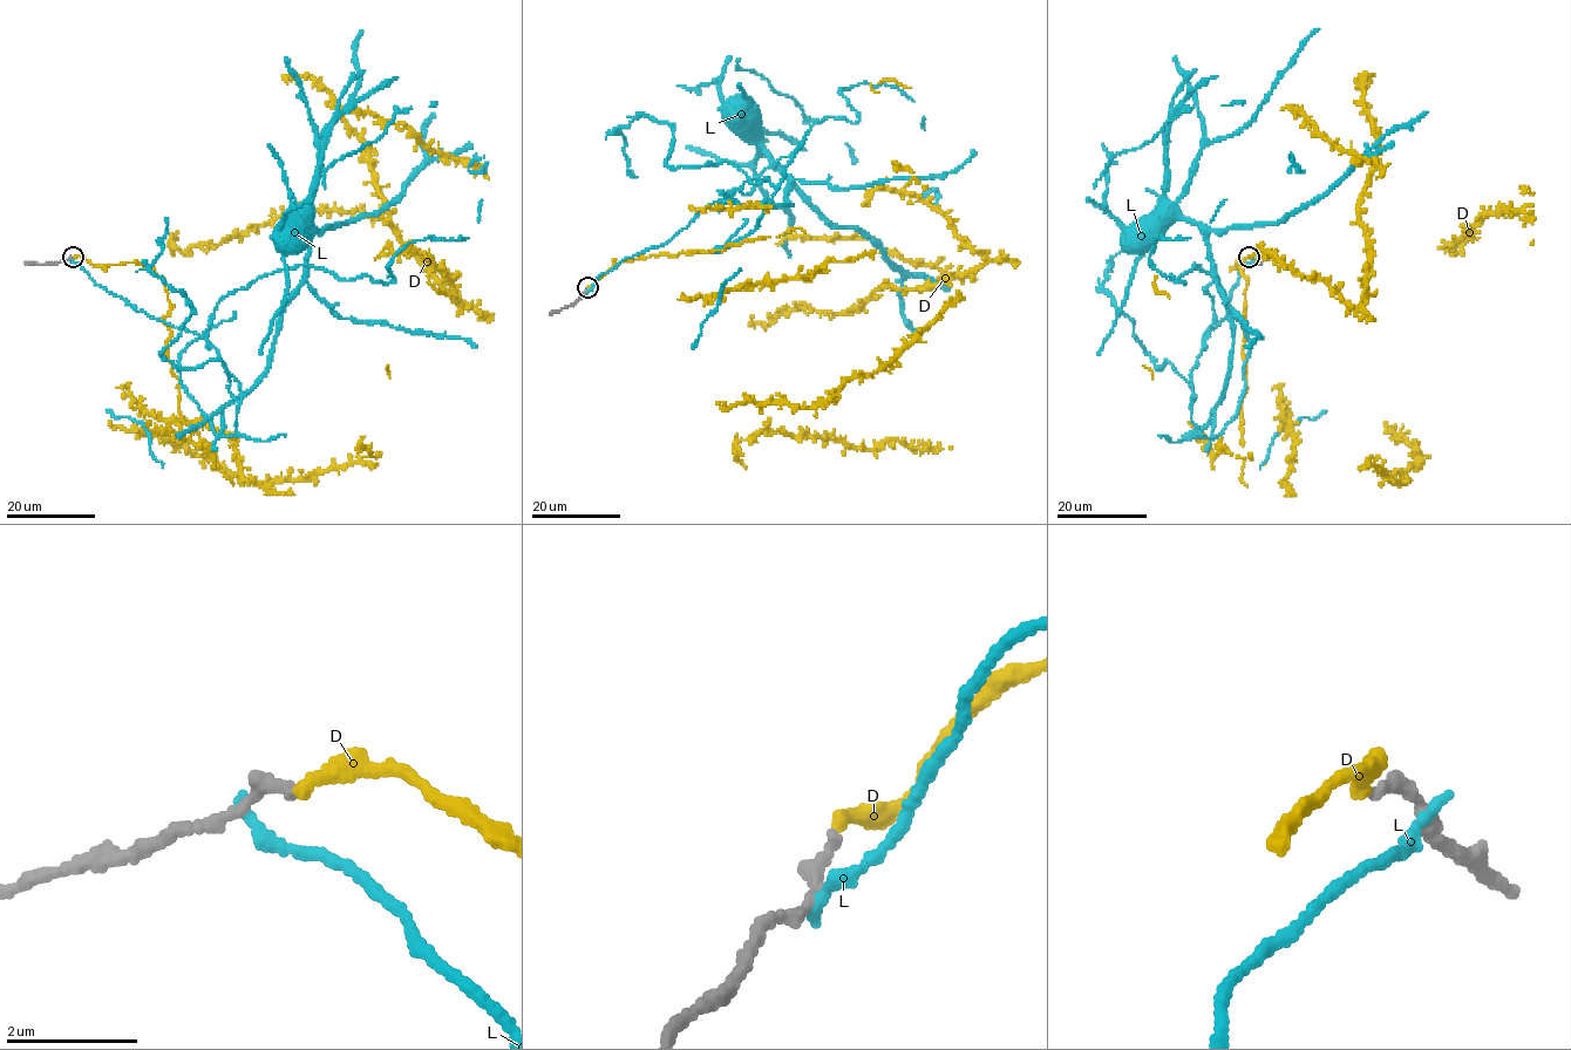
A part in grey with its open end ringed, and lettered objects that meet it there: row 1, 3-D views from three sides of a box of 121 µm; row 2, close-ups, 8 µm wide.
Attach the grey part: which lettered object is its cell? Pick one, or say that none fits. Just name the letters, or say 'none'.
D

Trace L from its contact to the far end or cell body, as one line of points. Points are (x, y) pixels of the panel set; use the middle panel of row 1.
L: (585, 292), (752, 178), (769, 178), (775, 188), (760, 205), (789, 205), (787, 178), (733, 125), (728, 102)

